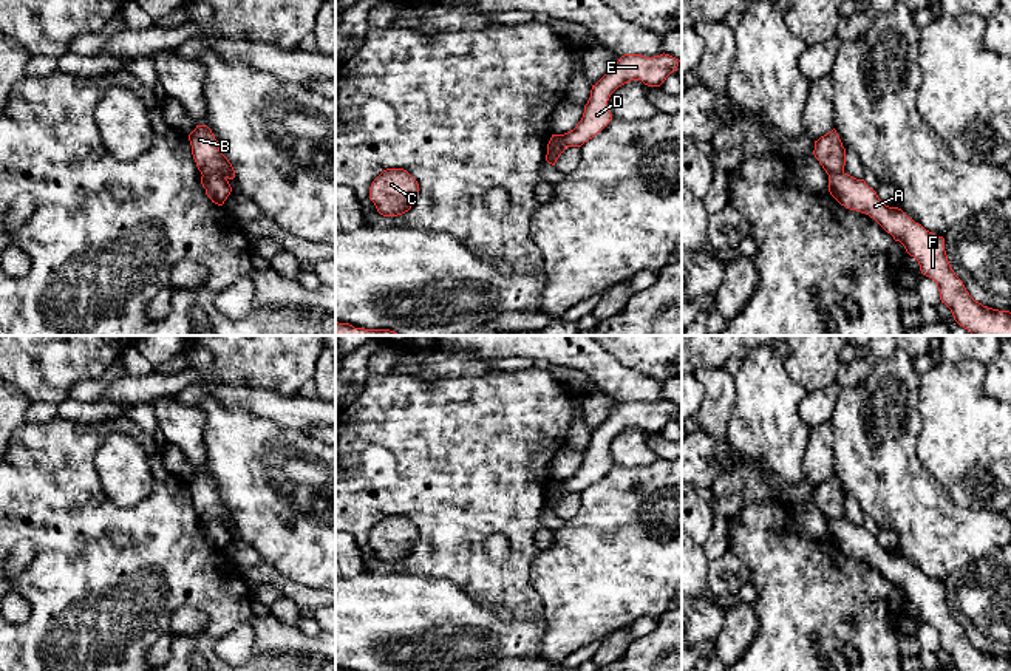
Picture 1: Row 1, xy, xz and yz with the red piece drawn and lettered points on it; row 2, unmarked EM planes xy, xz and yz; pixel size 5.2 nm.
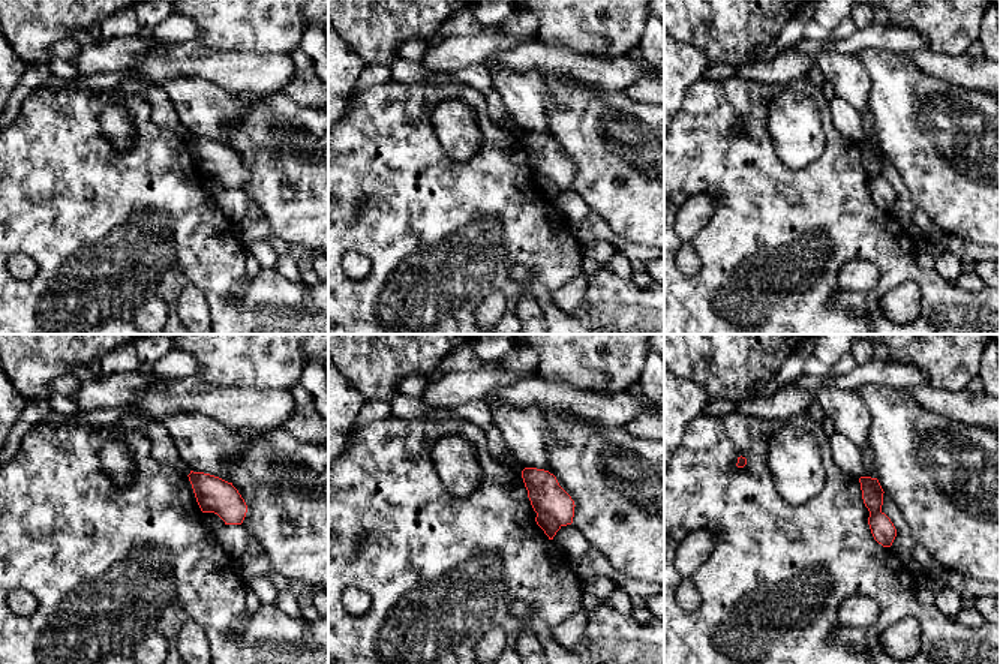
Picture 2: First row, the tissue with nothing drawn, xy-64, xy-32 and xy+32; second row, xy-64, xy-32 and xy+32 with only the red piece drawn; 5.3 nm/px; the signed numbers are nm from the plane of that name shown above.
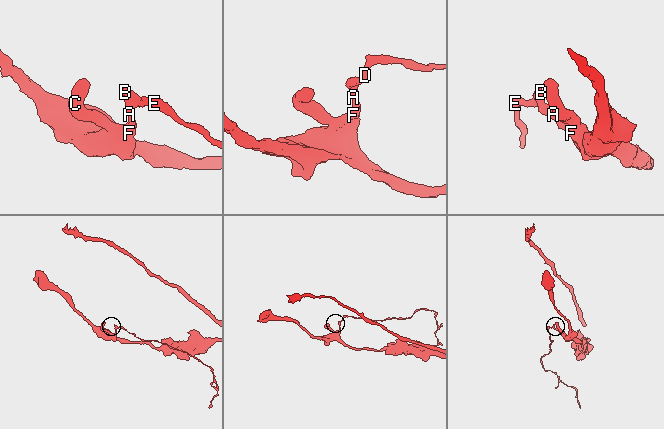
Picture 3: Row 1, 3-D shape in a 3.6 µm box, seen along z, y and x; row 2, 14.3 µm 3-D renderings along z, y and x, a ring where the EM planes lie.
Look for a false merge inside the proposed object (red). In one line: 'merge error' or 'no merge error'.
merge error

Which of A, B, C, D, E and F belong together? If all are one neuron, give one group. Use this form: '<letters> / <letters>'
A C F / B D E

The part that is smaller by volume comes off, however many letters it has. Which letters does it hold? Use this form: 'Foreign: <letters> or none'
Foreign: B, D, E

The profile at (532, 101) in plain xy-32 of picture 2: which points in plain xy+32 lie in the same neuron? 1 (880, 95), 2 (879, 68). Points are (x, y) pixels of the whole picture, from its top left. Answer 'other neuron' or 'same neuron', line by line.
1: other neuron
2: other neuron

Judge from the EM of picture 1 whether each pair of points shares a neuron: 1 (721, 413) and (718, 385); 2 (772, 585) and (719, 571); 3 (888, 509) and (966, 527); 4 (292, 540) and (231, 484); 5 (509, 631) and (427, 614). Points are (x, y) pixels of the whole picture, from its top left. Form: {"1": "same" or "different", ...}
{"1": "same", "2": "different", "3": "same", "4": "same", "5": "same"}

